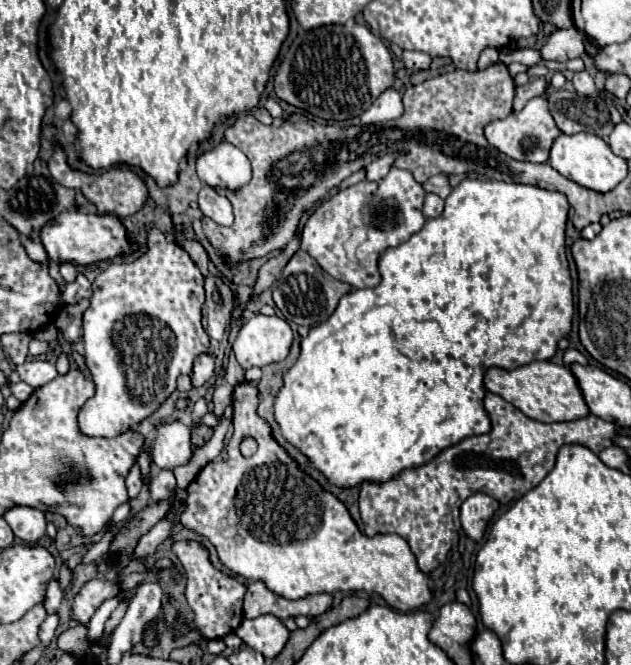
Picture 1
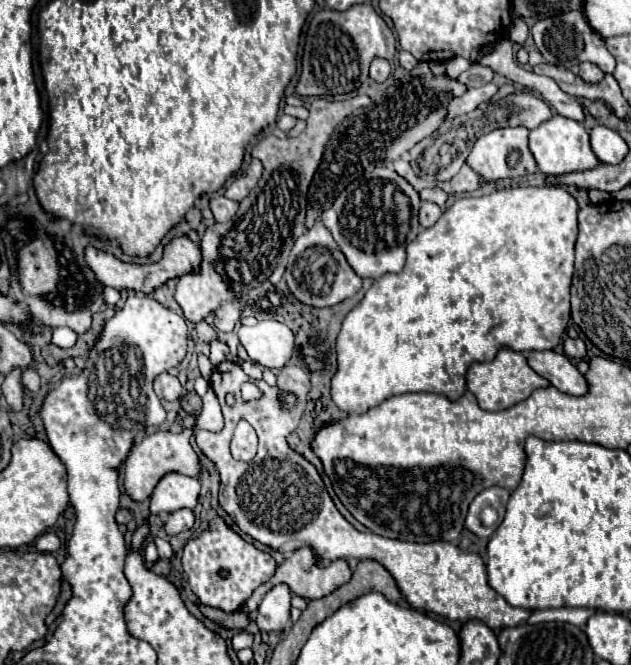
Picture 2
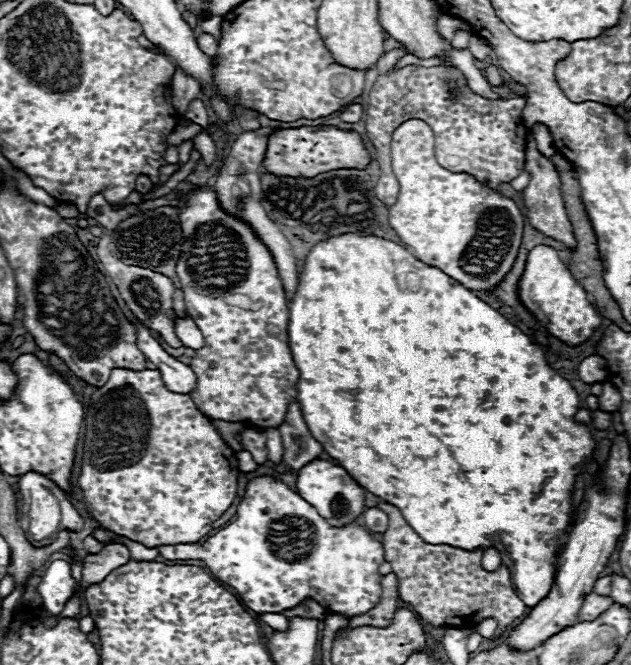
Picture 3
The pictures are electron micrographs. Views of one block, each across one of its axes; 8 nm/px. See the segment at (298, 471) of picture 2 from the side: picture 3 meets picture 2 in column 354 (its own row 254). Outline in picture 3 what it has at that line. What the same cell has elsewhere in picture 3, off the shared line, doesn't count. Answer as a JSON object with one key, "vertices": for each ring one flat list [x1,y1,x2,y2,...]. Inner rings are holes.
{"vertices":[[540,244,530,250,528,264,520,280,520,300,542,324,546,324,552,336,572,346,578,346,584,340,588,340,602,322,600,314,590,304,588,294,574,280,574,276,570,274,570,270,566,268,566,264,560,260,558,252,552,246]]}

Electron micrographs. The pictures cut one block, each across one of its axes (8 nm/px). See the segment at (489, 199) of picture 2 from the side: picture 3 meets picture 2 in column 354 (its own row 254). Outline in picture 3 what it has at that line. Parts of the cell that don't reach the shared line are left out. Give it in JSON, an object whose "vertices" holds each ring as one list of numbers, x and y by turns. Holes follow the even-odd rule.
{"vertices":[[346,232,342,236,330,236,330,240,318,242,310,248,304,268,300,270,298,288,290,300,288,344,292,360,300,372,296,400,300,402,304,422,310,434,322,444,328,456,338,462,338,466,342,466,362,488,394,504,414,532,418,532,418,536,422,536,428,544,448,544,466,550,496,546,500,552,508,552,514,564,514,588,528,608,548,596,550,572,556,568,556,548,564,544,572,522,574,480,584,468,584,462,594,454,594,440,584,424,576,424,572,420,580,404,576,390,548,366,544,352,532,344,520,328,512,326,502,314,466,290,460,282,446,276,440,268,428,266,414,258,400,244,378,236]]}

